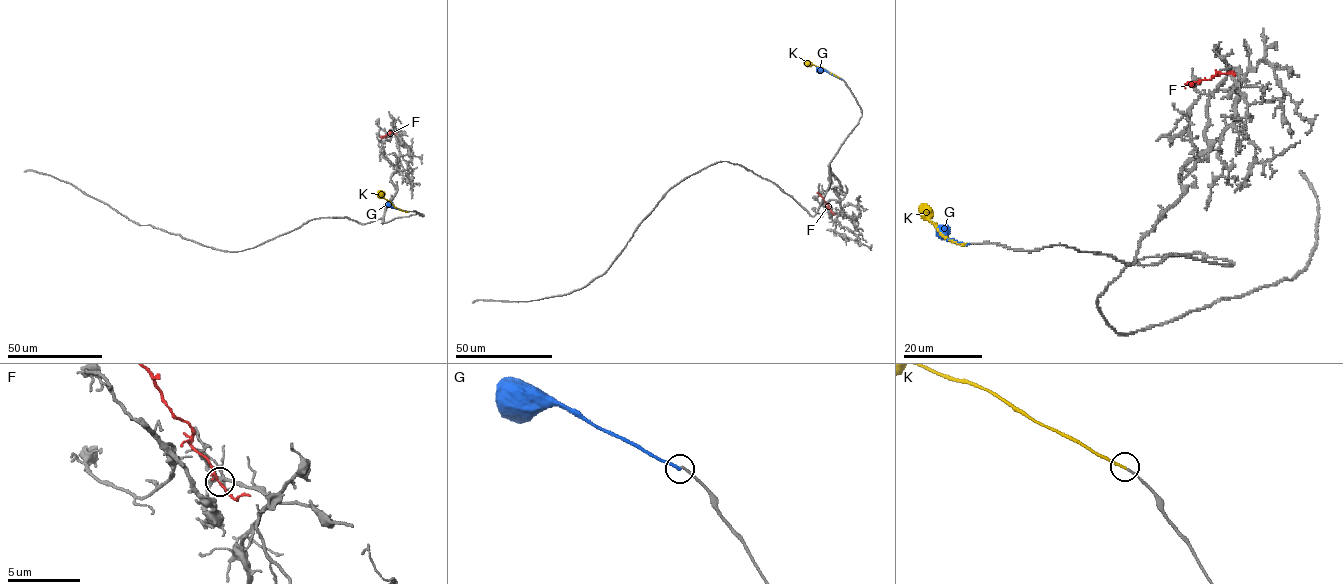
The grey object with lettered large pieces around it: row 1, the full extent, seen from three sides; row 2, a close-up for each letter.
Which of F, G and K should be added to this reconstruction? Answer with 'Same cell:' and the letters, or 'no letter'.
Same cell: K

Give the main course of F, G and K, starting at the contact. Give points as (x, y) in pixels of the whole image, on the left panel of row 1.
F: (393, 132), (381, 138)
G: (408, 211), (387, 202)
K: (408, 211), (396, 208), (378, 190)

